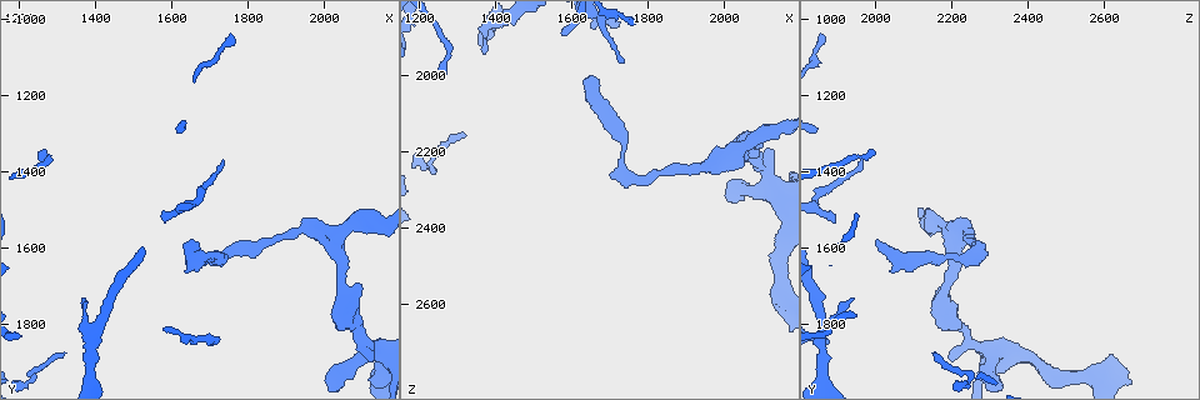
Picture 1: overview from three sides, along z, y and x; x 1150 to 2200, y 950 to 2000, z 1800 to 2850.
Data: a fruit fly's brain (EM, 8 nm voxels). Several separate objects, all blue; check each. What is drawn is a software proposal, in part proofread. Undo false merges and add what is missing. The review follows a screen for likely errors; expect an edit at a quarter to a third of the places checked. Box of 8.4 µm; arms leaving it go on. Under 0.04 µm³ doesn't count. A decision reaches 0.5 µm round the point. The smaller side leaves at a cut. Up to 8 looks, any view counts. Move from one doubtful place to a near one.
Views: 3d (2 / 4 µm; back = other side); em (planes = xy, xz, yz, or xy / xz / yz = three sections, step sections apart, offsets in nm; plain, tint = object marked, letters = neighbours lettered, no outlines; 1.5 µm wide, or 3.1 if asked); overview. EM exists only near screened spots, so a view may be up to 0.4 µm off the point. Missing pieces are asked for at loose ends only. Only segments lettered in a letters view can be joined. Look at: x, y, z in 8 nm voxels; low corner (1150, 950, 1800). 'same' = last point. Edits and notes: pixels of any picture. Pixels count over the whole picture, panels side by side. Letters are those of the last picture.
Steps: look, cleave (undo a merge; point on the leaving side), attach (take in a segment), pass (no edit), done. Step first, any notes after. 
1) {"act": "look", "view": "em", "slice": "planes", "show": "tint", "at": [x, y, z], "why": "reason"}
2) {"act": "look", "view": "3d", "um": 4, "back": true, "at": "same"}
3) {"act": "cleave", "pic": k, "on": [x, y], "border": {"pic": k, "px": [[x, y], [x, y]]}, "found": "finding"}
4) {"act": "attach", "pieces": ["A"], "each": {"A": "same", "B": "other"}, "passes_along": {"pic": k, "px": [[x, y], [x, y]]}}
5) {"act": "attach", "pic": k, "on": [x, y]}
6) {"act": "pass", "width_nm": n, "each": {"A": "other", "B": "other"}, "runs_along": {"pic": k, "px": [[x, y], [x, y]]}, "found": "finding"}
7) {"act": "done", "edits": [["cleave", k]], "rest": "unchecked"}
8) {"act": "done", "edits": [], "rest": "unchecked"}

{"act": "look", "view": "em", "slice": "xz", "step": 4, "show": "tint", "at": [1375, 1730, 1935], "why": "tapers out"}

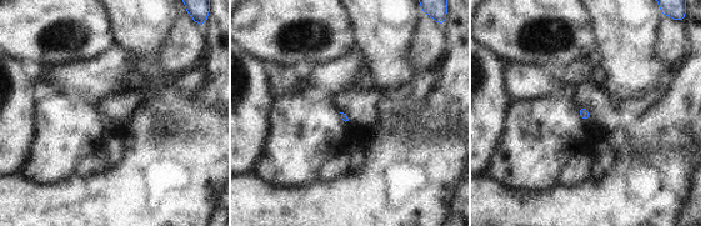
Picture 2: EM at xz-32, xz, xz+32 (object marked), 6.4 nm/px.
{"act": "look", "view": "em", "slice": "planes", "show": "letters", "at": "same", "why": "cut it another way"}

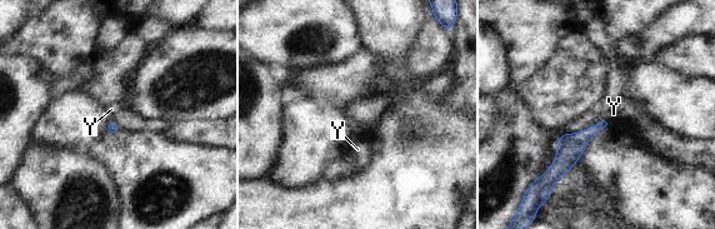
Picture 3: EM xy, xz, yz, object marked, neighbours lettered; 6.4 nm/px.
{"act": "attach", "pieces": ["Y"], "longest_contact_nm": ["Y", 40], "each": {"Y": "same"}, "passes_along": {"pic": 3, "px": [[574, 144], [605, 122], [614, 106]]}, "found": "the cell continues"}

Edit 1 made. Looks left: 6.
{"act": "look", "view": "3d", "um": 4, "at": [1655, 1585, 2005], "why": "long arm stops here"}

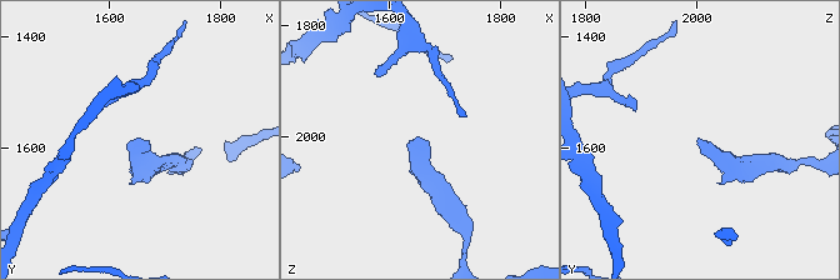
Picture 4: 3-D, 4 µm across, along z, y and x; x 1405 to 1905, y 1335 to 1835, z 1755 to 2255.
{"act": "look", "view": "em", "slice": "planes", "show": "letters", "at": [1660, 1585, 2000]}

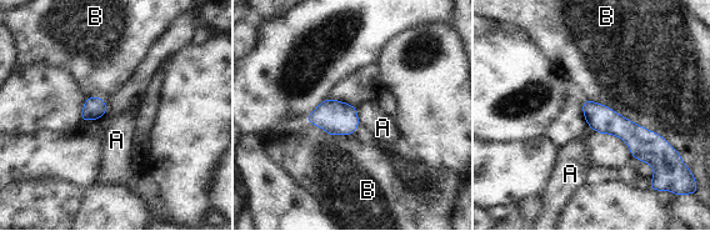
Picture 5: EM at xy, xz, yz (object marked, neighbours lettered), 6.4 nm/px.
{"act": "pass", "each": {"A": "other", "B": "other"}, "border": {"pic": 5, "px": [[584, 98], [610, 106], [660, 136]]}, "found": "no lettered segment goes on from it"}

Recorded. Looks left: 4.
{"act": "look", "view": "em", "slice": "planes", "show": "letters", "at": [2030, 1590, 2200]}

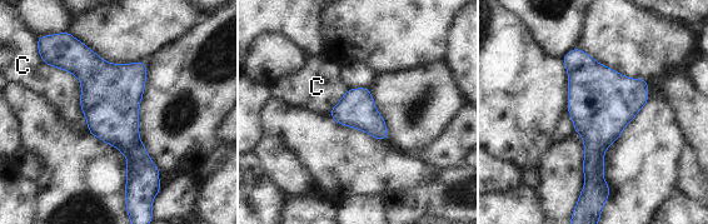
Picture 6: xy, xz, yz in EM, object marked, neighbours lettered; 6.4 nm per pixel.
{"act": "pass", "each": {"C": "other"}, "border": {"pic": 6, "px": [[44, 63], [78, 79], [89, 132]]}, "found": "continuous, no second cell"}

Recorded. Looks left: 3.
{"act": "done", "edits": [["attach", 3]], "rest": "unchecked"}

